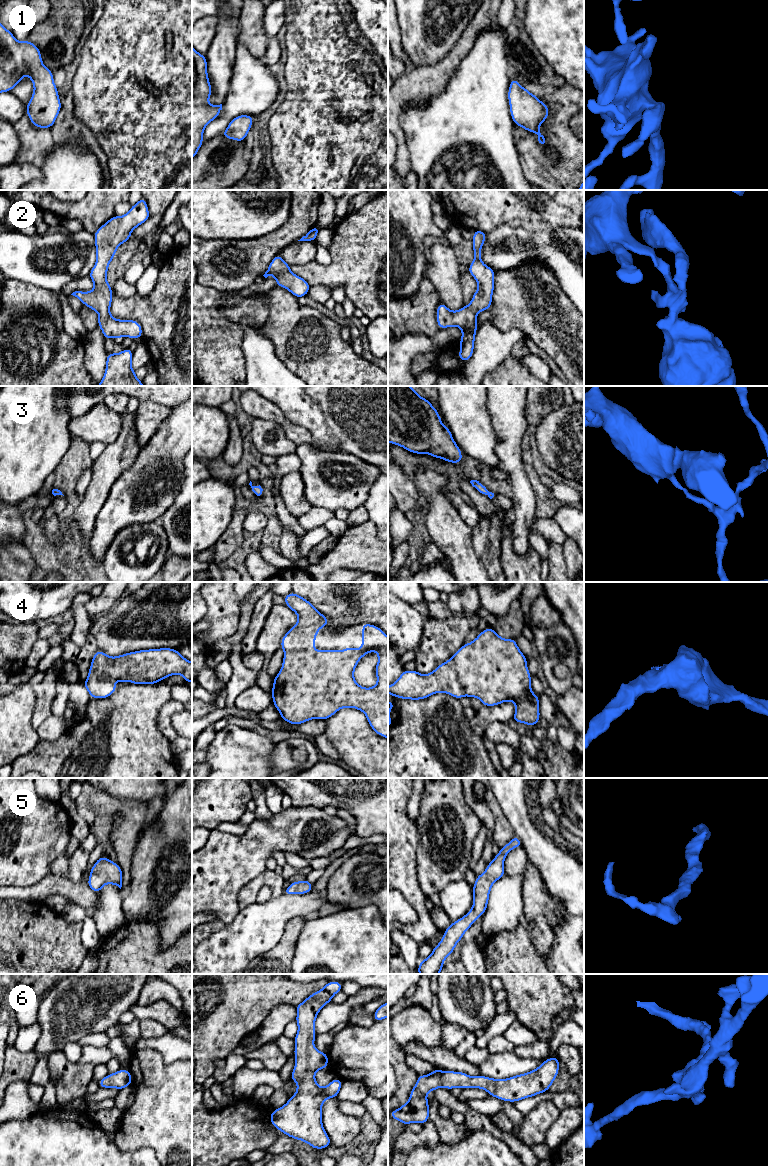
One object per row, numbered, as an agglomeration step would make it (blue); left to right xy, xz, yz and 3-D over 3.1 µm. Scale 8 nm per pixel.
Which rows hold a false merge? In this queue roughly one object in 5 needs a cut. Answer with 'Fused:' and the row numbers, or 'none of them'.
Fused: none of them

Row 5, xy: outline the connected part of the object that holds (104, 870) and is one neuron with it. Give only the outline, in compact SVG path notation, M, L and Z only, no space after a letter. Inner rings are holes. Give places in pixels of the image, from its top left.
M102 855L91 868L87 885L96 893L100 893L101 888L106 884L116 885L121 889L122 879L121 867Z

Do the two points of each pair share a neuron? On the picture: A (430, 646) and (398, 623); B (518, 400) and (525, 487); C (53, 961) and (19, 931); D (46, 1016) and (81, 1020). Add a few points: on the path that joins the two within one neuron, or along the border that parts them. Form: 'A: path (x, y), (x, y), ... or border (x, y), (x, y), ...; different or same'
A: border (424, 618), (423, 634), (416, 650); different
B: path (511, 422), (511, 462), (513, 465); same
C: path (45, 953), (39, 951), (27, 939); same
D: path (55, 1016), (72, 1016); same

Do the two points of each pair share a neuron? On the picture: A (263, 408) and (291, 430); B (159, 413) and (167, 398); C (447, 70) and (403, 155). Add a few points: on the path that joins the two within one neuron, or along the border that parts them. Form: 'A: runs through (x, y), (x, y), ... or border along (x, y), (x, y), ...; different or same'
A: runs through (270, 411), (284, 423); same
B: border along (141, 401), (153, 401), (169, 408); different
C: runs through (422, 83), (418, 84), (398, 104), (398, 130); same

